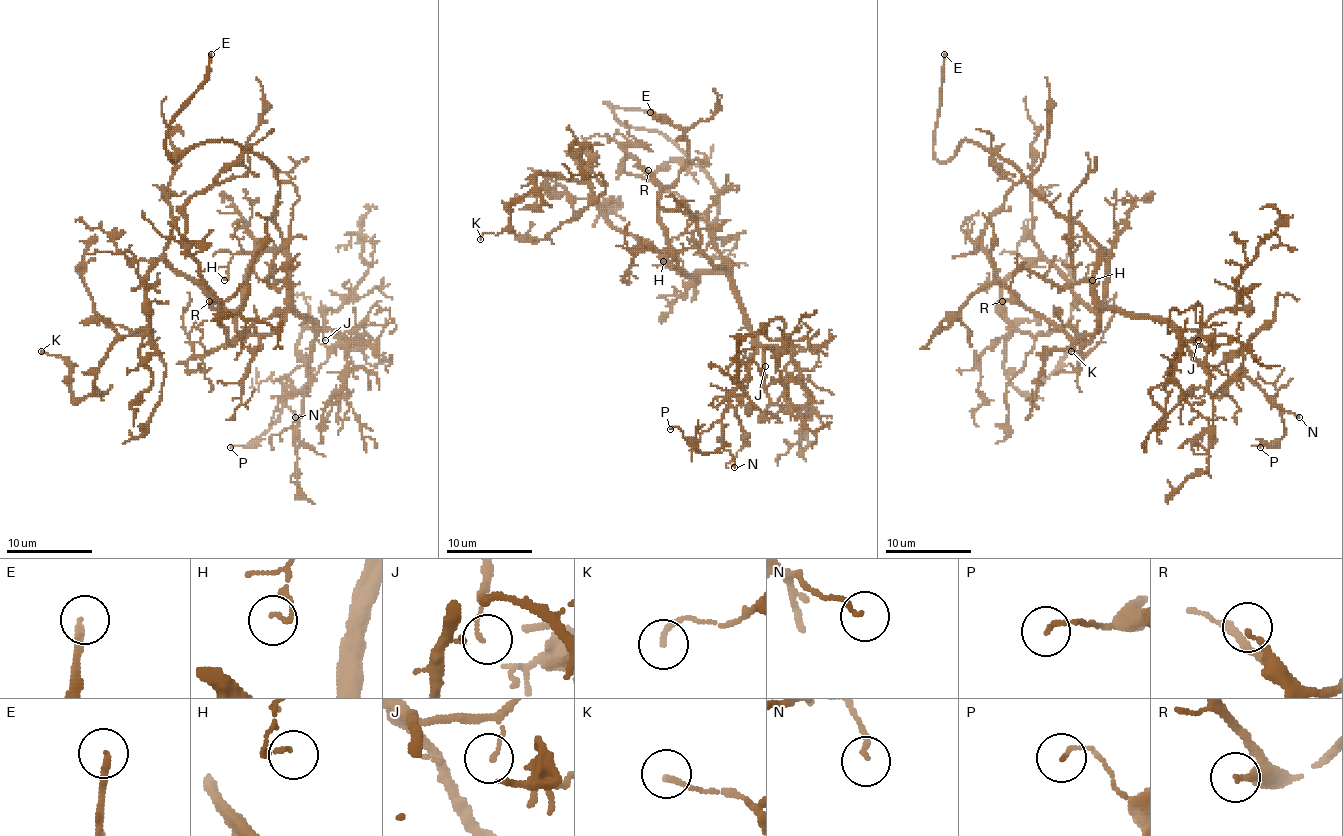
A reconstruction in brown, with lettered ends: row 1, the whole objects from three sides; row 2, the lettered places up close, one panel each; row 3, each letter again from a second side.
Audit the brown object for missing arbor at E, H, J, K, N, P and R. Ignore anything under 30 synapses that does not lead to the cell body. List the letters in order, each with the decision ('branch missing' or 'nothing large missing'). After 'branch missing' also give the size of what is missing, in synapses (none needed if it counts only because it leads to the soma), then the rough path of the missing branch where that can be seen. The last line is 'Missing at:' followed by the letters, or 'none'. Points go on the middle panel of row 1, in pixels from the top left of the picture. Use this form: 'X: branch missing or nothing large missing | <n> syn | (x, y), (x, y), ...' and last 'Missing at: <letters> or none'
E: branch missing
H: nothing large missing
J: nothing large missing
K: nothing large missing
N: nothing large missing
P: nothing large missing
R: branch missing | 60 syn | (648, 170), (605, 121), (599, 127), (599, 110), (601, 123), (586, 125), (575, 136), (579, 142)
Missing at: E, R

